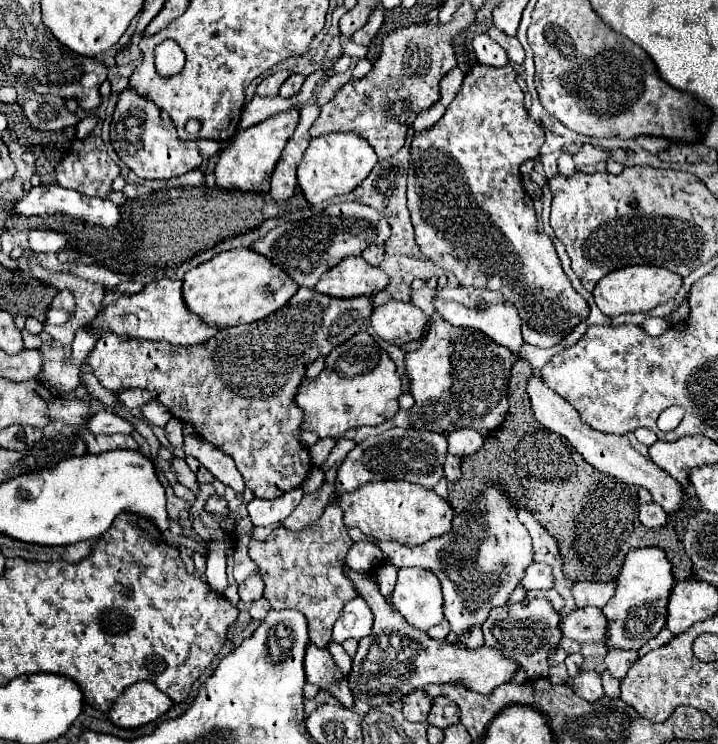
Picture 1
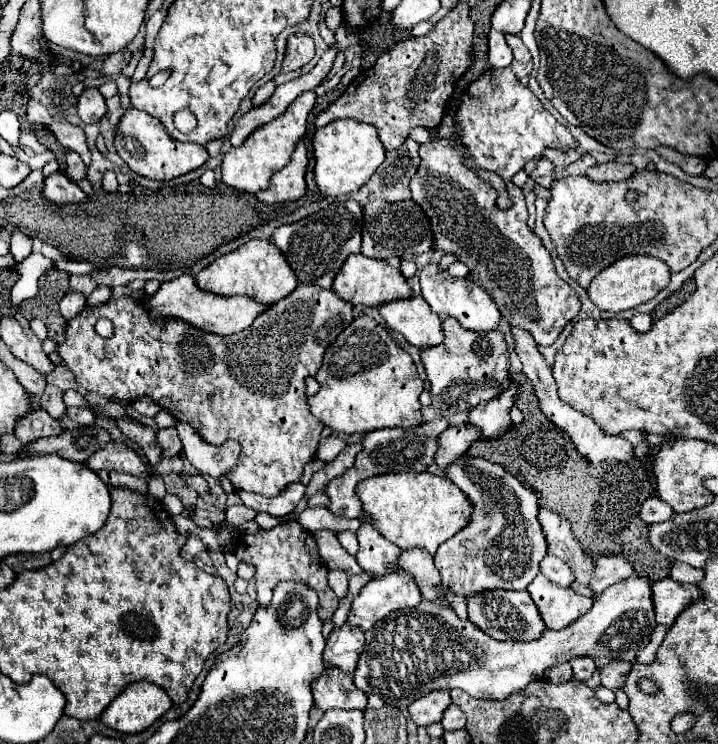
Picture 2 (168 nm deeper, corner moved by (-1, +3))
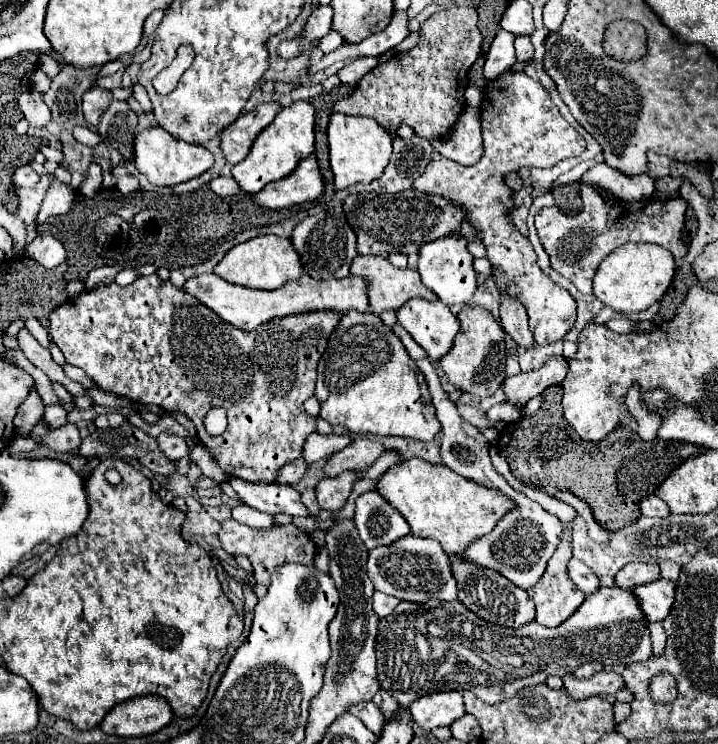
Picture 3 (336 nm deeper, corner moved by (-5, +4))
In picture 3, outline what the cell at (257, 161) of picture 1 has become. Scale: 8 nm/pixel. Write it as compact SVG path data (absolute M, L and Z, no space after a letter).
M297 101L277 113L273 123L269 123L255 139L249 155L233 167L233 179L237 185L249 193L259 193L267 183L273 183L277 179L283 179L293 173L293 169L315 151L315 109L307 101Z

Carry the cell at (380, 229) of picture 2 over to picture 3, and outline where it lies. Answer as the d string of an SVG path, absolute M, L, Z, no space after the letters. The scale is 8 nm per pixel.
M407 189L401 193L357 193L347 195L343 201L343 211L347 223L357 235L359 255L389 255L389 253L417 253L421 245L429 239L439 239L439 235L449 235L449 231L461 231L465 213L461 205L439 197L421 193L417 189Z

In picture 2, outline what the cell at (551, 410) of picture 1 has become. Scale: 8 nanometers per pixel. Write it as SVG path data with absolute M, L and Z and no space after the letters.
M513 328L515 334L515 352L519 356L519 360L523 362L523 374L529 378L529 382L533 384L535 396L539 400L539 408L545 414L547 420L551 420L555 426L559 426L561 430L565 430L569 434L569 438L573 440L575 448L581 452L581 456L585 456L591 464L599 464L603 460L631 460L633 458L633 446L623 438L623 436L611 436L605 434L597 424L593 424L593 420L589 420L589 416L577 412L575 408L571 408L569 404L565 404L559 394L557 394L557 384L551 376L551 368L547 366L547 362L543 360L543 356L537 352L537 344L531 338L529 332L521 330L521 328Z

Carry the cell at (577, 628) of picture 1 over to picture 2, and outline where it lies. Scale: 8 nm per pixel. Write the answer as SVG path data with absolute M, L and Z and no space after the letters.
M535 576L535 580L527 586L533 602L537 604L545 624L549 630L561 630L573 624L577 618L589 612L593 606L593 598L579 596L571 592L571 588L553 586L545 576Z

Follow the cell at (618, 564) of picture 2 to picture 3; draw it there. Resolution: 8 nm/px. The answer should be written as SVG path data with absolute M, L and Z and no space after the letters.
M629 563L615 575L615 583L617 583L617 587L633 589L637 585L655 581L657 577L659 577L657 563Z

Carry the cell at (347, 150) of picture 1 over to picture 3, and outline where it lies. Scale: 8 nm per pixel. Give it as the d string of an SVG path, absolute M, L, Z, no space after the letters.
M333 113L327 127L327 137L329 161L337 189L345 189L355 183L371 183L383 175L391 157L391 135L375 119Z

